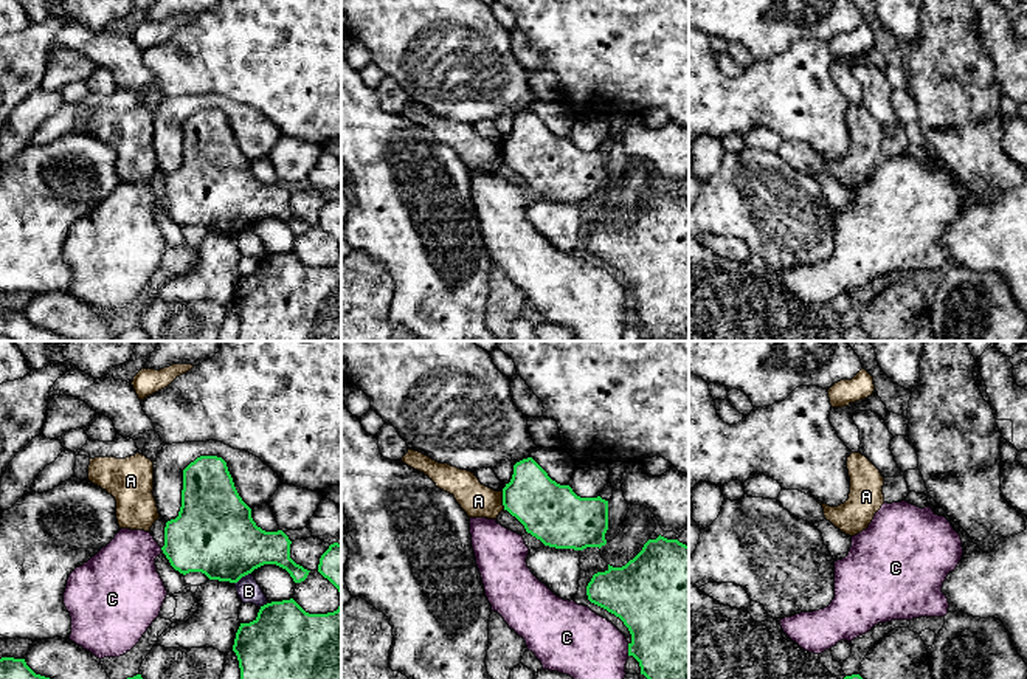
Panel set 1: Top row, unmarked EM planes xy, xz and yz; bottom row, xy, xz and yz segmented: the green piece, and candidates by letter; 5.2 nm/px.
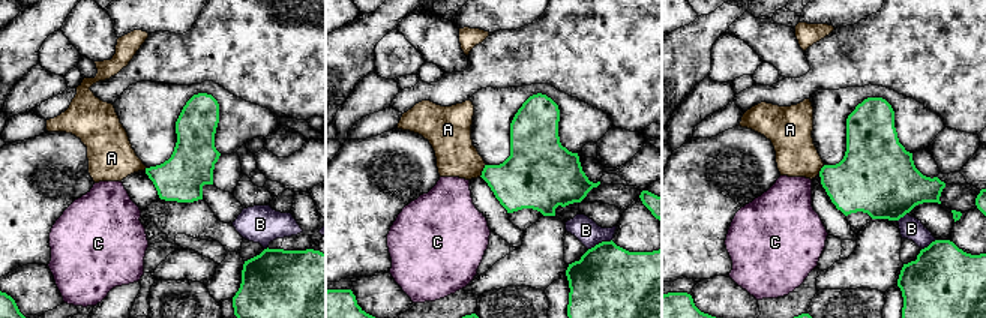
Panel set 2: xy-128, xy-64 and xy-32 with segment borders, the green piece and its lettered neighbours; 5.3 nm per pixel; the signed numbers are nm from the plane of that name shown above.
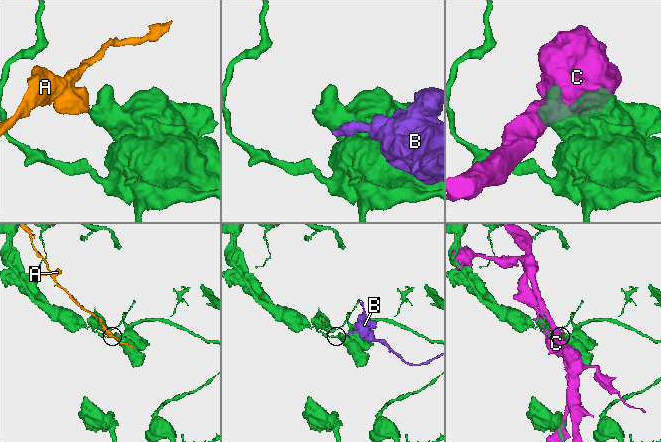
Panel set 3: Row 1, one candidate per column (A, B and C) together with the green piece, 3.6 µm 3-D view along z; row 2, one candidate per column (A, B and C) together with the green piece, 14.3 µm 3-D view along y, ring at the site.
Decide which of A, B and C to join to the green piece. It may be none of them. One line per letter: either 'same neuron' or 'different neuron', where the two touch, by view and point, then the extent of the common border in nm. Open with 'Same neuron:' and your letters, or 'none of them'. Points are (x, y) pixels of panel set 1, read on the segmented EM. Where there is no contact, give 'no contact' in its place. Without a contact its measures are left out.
Same neuron: none of them
A: different neuron; meets green in xz at (503, 501); contact 100 nm long
B: different neuron; meets green in xy at (242, 575); contact 110 nm long
C: different neuron; meets green in xz at (629, 650); contact 60 nm long

